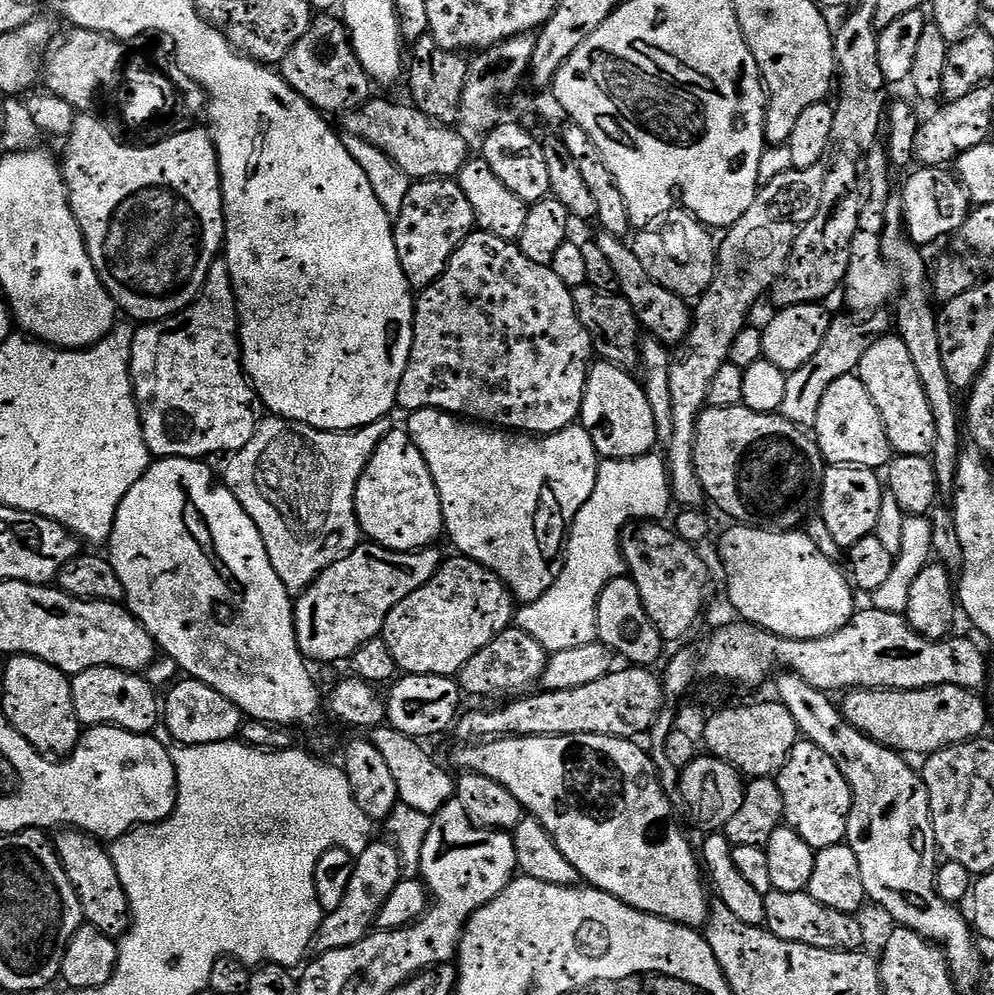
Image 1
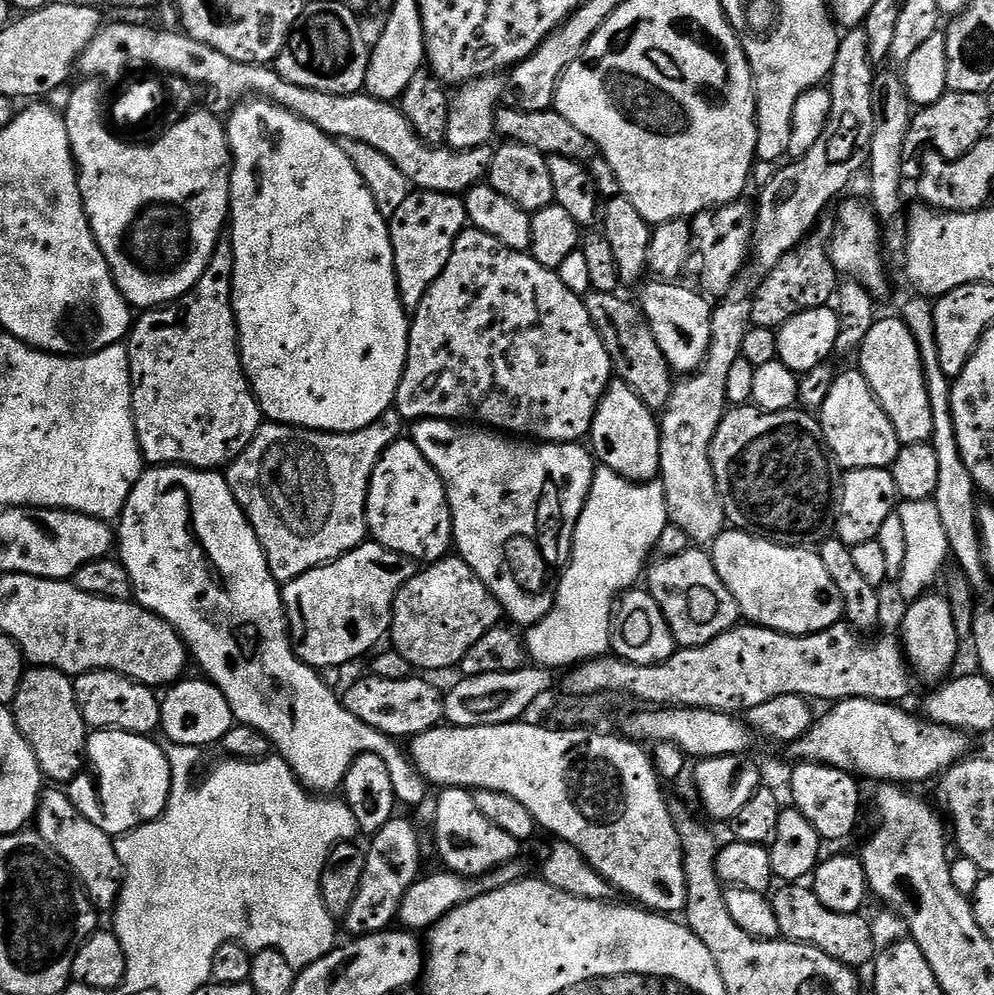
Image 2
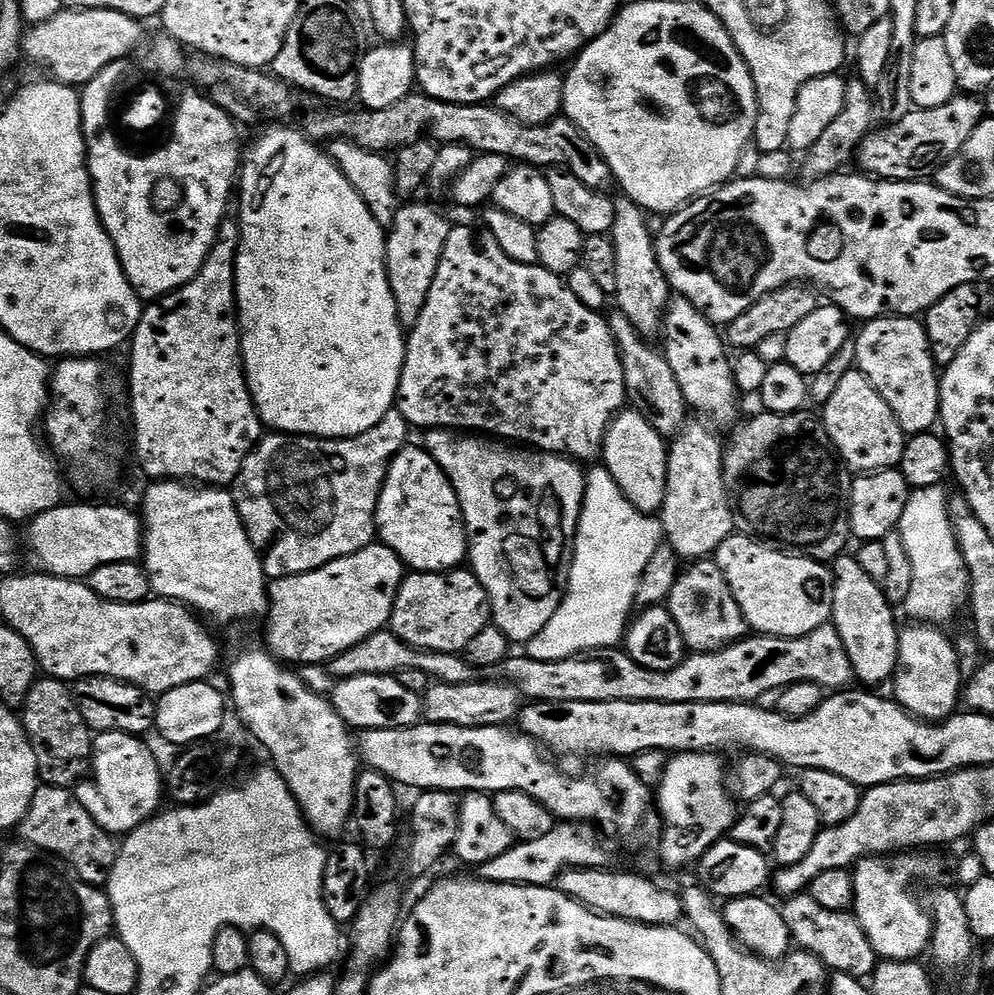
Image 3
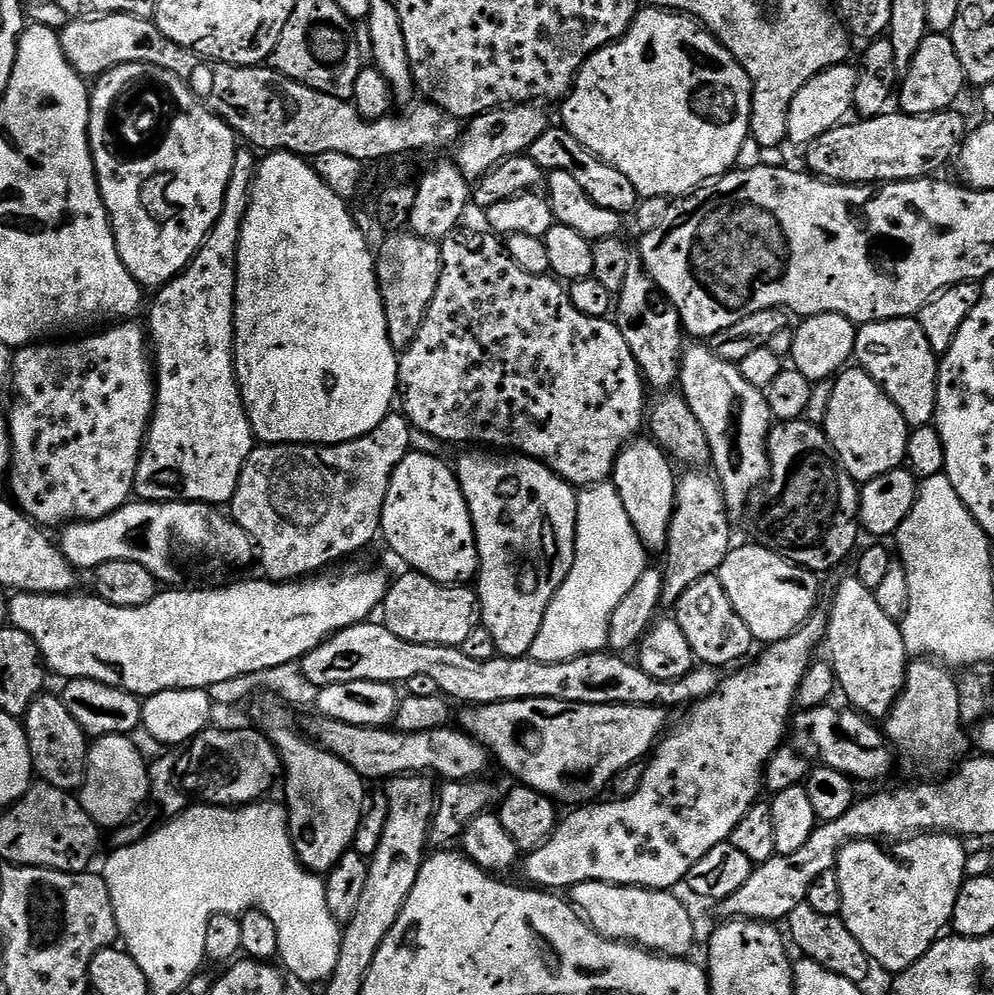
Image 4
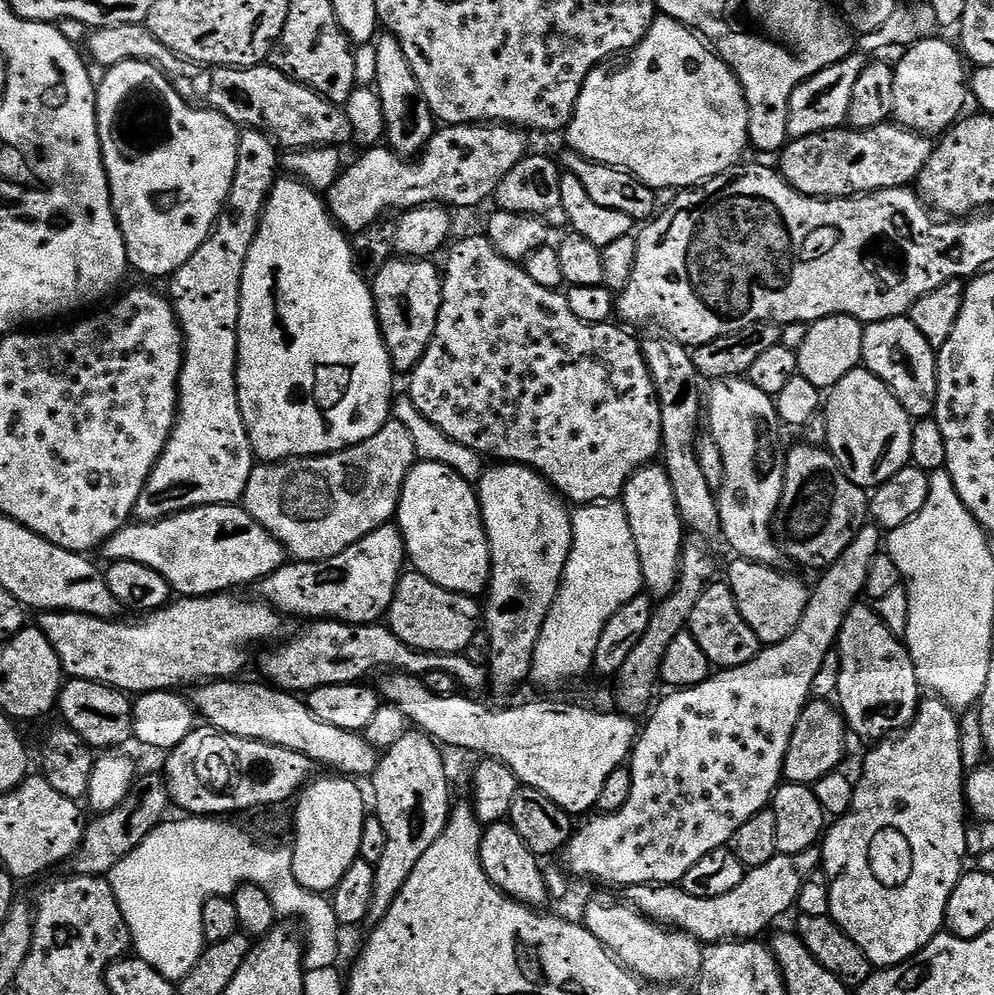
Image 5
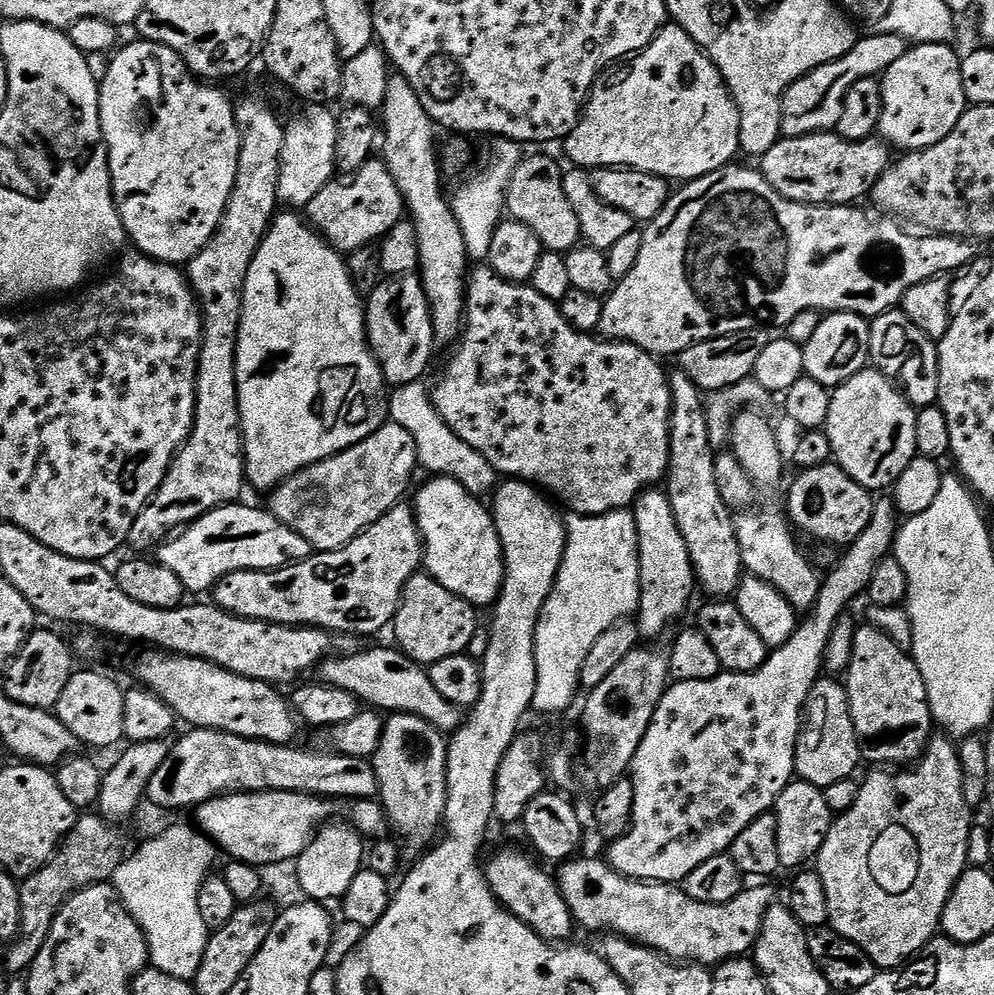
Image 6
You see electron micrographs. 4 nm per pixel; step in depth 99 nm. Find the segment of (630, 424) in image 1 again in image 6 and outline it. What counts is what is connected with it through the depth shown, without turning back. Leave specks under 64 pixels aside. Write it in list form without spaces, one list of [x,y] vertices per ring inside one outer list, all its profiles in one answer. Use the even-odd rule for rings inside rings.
[[[664,490],[641,492],[631,509],[638,526],[638,570],[640,571],[640,607],[634,623],[641,637],[660,635],[688,608],[692,600],[692,588],[697,587],[696,572],[690,562],[690,550],[686,550],[686,538],[678,530],[674,510]]]

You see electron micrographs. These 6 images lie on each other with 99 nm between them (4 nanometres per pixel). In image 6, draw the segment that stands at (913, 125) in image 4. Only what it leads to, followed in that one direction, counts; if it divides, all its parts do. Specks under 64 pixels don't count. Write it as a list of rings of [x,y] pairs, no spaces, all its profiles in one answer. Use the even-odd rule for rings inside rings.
[[[811,132],[805,136],[784,136],[766,154],[760,157],[761,166],[758,169],[782,194],[782,198],[793,200],[799,204],[843,204],[845,206],[855,205],[860,199],[871,193],[872,187],[878,182],[878,178],[888,169],[890,163],[890,148],[883,139],[869,138],[866,140],[847,140],[837,134],[830,132]]]

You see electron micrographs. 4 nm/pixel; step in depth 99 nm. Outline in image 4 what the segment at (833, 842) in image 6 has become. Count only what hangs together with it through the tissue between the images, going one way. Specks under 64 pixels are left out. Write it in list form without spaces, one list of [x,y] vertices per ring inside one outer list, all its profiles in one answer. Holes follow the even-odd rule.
[[[916,658],[909,663],[904,688],[882,724],[889,745],[897,753],[932,756],[935,752],[946,751],[955,742],[962,725],[959,718],[959,686],[957,677],[951,674],[943,663],[931,658]],[[937,832],[935,834],[916,834],[911,838],[905,838],[895,845],[896,853],[891,856],[887,852],[883,843],[874,840],[852,840],[841,850],[836,859],[834,871],[838,874],[838,886],[842,886],[842,910],[840,911],[840,919],[843,920],[846,930],[850,930],[850,934],[854,934],[854,938],[858,938],[858,946],[862,946],[862,950],[866,950],[869,961],[873,965],[881,964],[886,971],[891,974],[899,974],[905,972],[911,964],[918,962],[918,958],[922,958],[922,954],[926,954],[926,950],[930,950],[930,946],[941,939],[942,933],[951,925],[952,915],[954,914],[954,902],[958,902],[958,894],[960,887],[966,879],[966,864],[969,853],[964,850],[965,841],[959,836],[954,836],[946,832]]]

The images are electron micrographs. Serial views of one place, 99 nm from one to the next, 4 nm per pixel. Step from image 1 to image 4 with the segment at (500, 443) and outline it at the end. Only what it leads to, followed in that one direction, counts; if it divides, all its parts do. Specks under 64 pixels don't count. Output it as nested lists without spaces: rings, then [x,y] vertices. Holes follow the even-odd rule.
[[[496,450],[465,452],[468,453],[460,461],[455,461],[454,471],[472,515],[480,555],[480,571],[474,584],[478,616],[482,627],[490,630],[499,655],[528,656],[534,638],[538,638],[538,630],[542,630],[542,618],[546,618],[546,610],[574,562],[578,492],[557,472],[530,456],[501,454]]]

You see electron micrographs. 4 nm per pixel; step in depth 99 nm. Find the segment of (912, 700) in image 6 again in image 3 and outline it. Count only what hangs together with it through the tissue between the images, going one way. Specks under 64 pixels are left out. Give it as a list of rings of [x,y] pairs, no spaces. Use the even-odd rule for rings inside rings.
[[[845,554],[843,556],[837,556],[834,563],[831,565],[832,575],[834,577],[834,610],[832,611],[832,618],[830,623],[838,630],[838,634],[842,638],[842,642],[846,646],[846,654],[850,658],[852,663],[852,675],[857,681],[861,680],[861,685],[864,686],[876,686],[872,684],[884,684],[893,679],[896,674],[896,669],[898,667],[898,642],[900,641],[900,628],[898,623],[896,624],[896,616],[894,613],[893,605],[889,604],[888,599],[884,596],[883,587],[875,580],[870,578],[870,574],[866,574],[866,570],[862,570],[860,563],[856,561],[855,555]]]

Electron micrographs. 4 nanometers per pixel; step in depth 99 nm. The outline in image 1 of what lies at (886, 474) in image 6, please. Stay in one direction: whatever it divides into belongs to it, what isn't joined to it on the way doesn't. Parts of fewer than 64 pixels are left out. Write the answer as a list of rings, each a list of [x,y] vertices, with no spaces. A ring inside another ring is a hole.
[[[856,374],[838,378],[838,382],[833,382],[830,390],[826,390],[822,407],[818,409],[814,435],[820,453],[829,465],[884,470],[894,455],[890,438],[886,434],[886,426],[882,422],[882,414],[878,414],[878,406],[874,406],[870,390],[866,390],[866,386]]]

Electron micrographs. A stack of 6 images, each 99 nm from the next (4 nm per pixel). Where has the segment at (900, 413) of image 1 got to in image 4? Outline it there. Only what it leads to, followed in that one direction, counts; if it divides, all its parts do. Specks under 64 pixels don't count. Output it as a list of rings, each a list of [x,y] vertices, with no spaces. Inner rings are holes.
[[[919,319],[879,320],[861,324],[856,330],[854,360],[864,373],[898,406],[909,429],[931,425],[936,419],[938,398],[938,354],[926,342]]]

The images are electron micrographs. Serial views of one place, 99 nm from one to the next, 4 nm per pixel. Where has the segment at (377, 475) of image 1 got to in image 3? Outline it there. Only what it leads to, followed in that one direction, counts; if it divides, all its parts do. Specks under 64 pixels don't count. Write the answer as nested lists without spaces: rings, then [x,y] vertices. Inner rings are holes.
[[[405,446],[392,459],[384,479],[384,489],[380,491],[376,507],[376,527],[379,539],[411,571],[414,572],[450,572],[461,567],[468,560],[468,531],[464,529],[464,515],[458,502],[458,494],[440,469],[436,459],[423,447]]]

